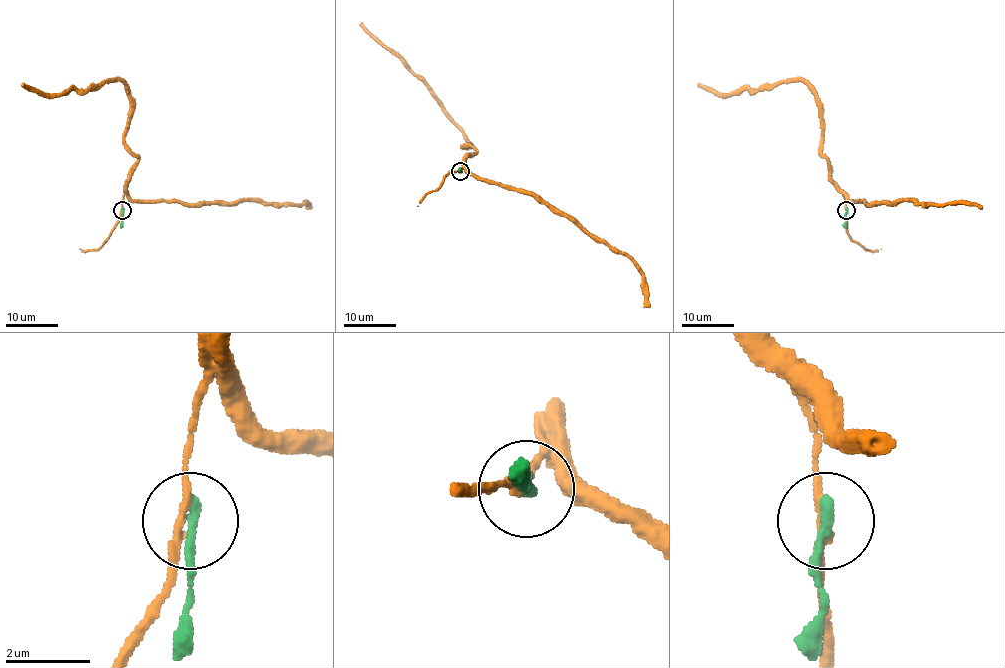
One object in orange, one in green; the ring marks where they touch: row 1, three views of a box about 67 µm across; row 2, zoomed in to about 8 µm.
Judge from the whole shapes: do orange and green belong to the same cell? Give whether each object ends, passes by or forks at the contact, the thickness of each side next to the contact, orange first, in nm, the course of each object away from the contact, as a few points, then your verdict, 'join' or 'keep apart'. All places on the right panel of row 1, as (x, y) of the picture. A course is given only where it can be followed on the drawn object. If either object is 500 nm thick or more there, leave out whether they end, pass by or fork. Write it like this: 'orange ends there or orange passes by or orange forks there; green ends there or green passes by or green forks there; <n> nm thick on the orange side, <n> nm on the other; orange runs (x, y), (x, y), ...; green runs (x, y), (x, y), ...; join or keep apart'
orange passes by; green ends there; 160 nm thick on the orange side, 260 nm on the other; orange runs (846, 210), (821, 151), (817, 96), (810, 88), (799, 80), (782, 80), (756, 90), (716, 94), (699, 84); green runs (846, 210), (843, 227); keep apart

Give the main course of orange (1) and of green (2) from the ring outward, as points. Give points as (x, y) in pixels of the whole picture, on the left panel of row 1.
1: (121, 210), (138, 158), (124, 140), (128, 88), (106, 80), (84, 90), (38, 94), (21, 84)
2: (123, 210), (121, 227)

